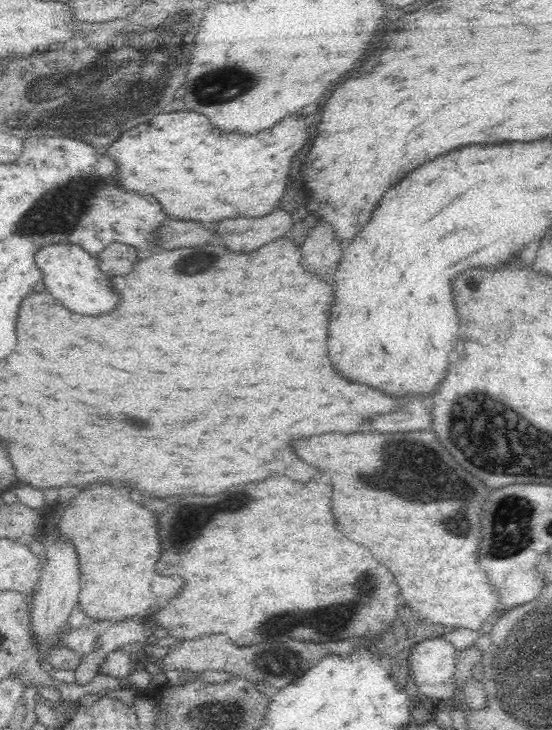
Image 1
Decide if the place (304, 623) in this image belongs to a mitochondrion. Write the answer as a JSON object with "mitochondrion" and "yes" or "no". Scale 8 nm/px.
{"mitochondrion":"yes"}

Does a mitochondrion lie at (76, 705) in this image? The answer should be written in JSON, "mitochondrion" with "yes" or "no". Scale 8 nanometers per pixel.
{"mitochondrion":"no"}

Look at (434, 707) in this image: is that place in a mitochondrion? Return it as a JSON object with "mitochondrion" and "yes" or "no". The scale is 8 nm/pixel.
{"mitochondrion":"no"}

